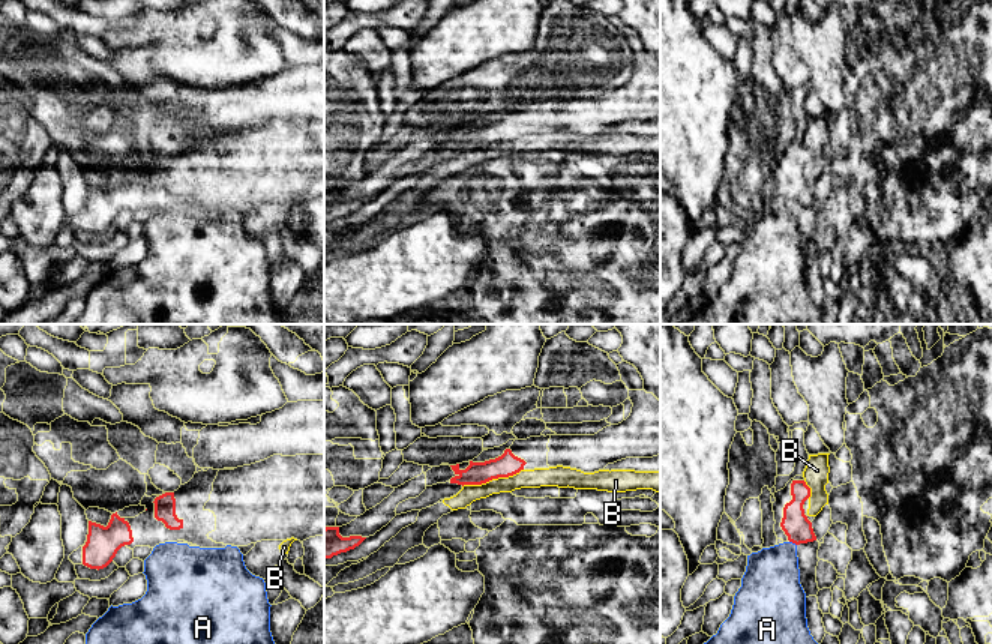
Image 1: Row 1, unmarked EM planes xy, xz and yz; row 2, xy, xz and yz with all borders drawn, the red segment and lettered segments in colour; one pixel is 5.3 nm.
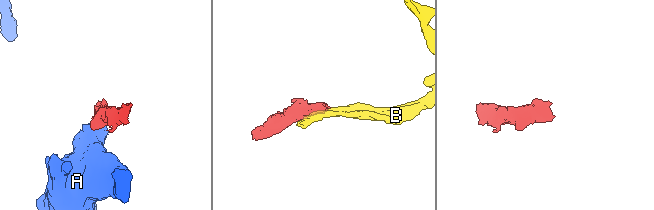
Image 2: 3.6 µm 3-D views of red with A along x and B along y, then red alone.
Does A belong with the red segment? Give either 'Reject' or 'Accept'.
Reject

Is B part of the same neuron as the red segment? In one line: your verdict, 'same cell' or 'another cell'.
another cell

